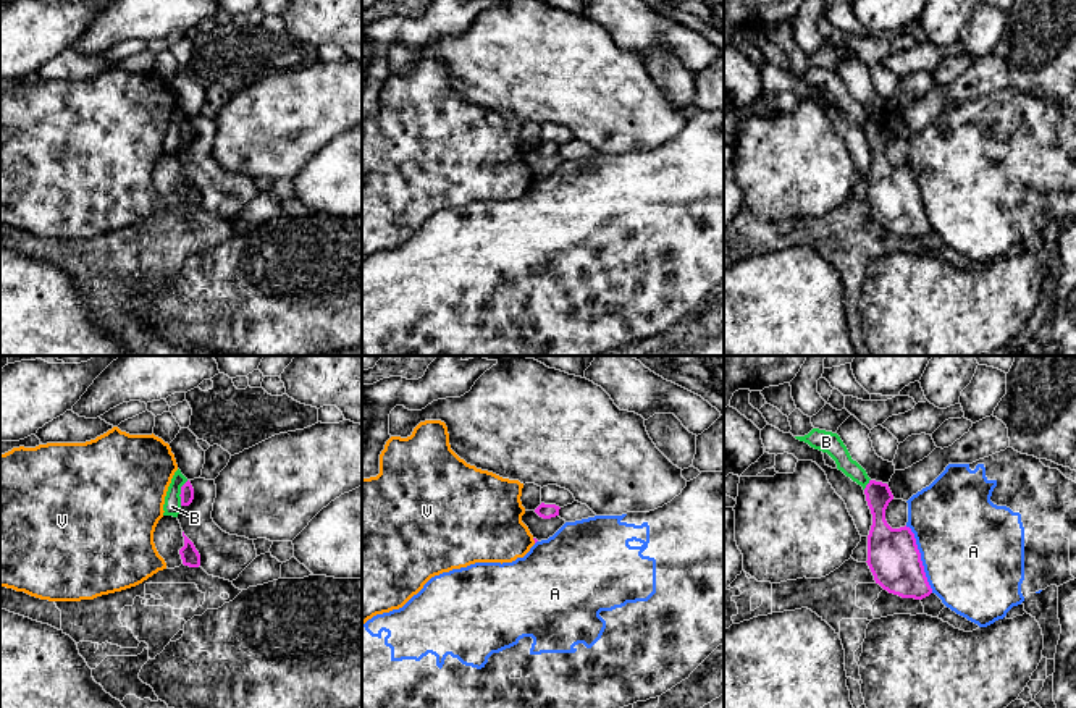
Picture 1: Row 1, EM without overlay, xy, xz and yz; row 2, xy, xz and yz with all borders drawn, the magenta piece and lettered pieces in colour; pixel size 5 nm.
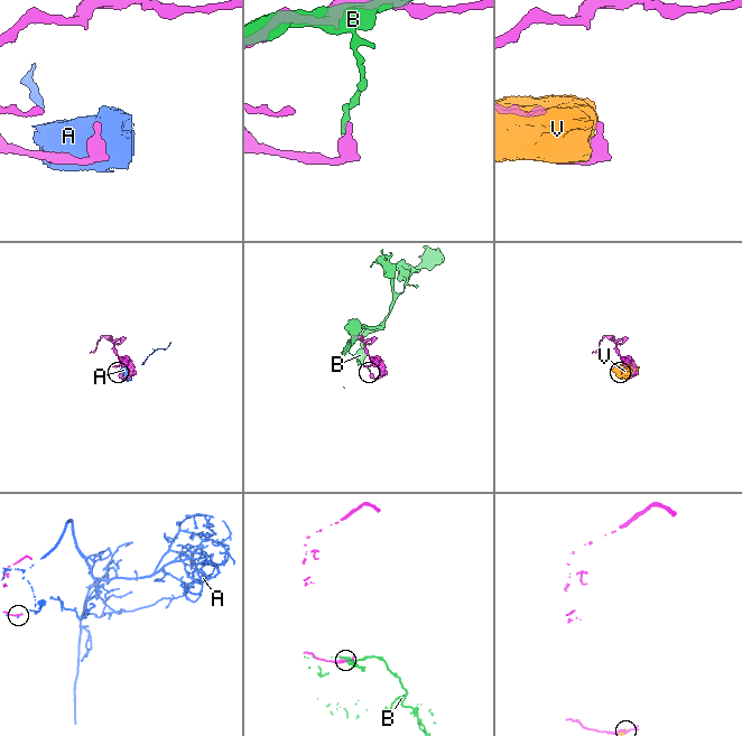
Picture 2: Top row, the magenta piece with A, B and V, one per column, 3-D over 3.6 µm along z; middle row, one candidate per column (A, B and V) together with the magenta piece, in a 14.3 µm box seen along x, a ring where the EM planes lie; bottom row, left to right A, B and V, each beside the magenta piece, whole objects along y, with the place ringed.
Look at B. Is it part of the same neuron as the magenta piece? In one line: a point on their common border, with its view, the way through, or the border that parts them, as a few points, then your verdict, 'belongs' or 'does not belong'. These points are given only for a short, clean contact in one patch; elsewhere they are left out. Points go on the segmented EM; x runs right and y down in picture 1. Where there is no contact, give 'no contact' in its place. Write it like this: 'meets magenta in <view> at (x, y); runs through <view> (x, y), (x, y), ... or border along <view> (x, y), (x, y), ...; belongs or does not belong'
meets magenta in xy at (181, 493); border along xy (188, 480), (181, 487), (180, 505); does not belong

